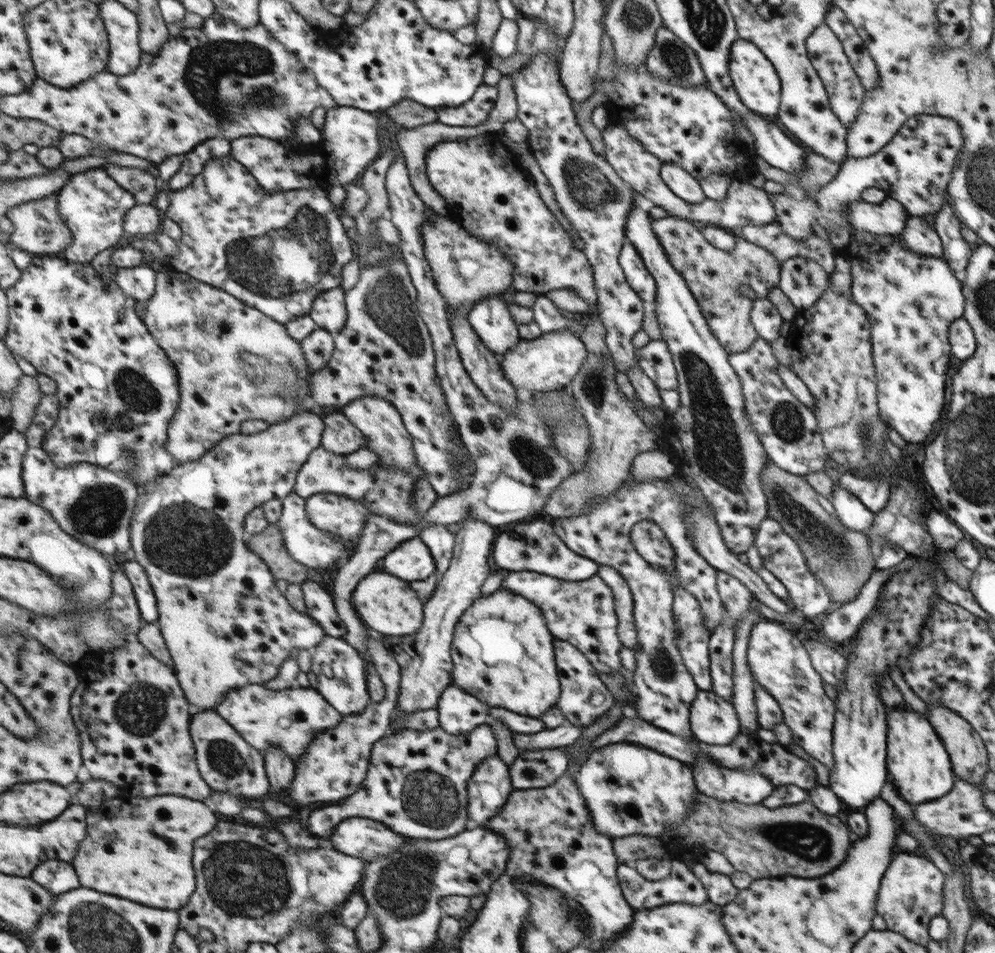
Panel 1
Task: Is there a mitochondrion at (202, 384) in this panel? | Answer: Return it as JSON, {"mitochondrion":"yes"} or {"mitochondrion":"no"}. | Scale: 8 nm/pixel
{"mitochondrion":"no"}

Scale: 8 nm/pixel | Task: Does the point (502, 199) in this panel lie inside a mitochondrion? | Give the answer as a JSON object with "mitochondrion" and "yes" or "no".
{"mitochondrion":"no"}

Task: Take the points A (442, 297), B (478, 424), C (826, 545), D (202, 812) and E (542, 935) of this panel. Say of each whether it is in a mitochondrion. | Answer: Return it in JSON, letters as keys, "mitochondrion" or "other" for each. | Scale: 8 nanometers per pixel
{"A":"other","B":"mitochondrion","C":"mitochondrion","D":"other","E":"mitochondrion"}

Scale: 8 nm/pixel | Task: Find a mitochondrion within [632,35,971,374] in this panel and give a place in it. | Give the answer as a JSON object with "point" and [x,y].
{"point":[674,58]}

